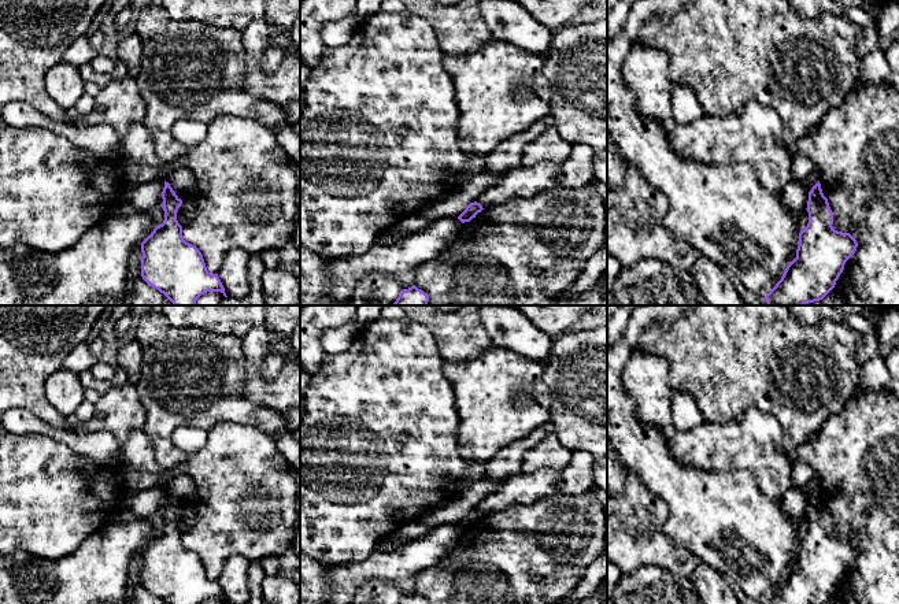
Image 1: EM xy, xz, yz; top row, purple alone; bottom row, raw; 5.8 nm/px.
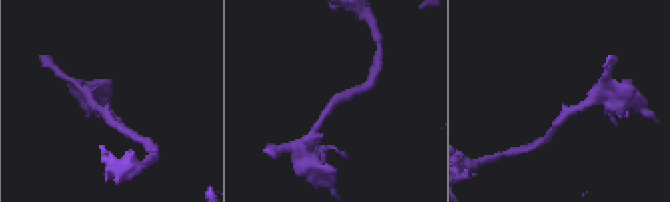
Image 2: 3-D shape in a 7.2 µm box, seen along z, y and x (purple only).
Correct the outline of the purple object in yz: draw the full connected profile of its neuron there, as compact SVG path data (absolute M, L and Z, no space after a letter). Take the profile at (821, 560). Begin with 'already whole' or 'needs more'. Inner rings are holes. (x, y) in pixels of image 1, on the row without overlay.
already whole; M820 488L809 499L809 530L799 540L796 564L765 604L825 604L836 592L858 549L833 536L833 519Z

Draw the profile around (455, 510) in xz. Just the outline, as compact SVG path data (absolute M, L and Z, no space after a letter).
M488 475L485 478L459 494L450 499L445 505L430 509L428 514L408 522L393 534L397 541L396 549L400 549L404 544L422 540L429 534L430 530L441 525L458 525L470 509L477 505L488 496L495 493L502 482L492 482Z

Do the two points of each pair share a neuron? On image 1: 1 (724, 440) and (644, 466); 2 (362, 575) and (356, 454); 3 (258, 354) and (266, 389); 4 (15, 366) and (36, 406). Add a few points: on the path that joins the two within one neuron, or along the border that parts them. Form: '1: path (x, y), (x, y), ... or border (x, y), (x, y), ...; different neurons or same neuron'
1: border (666, 434), (676, 459), (703, 469); different neurons
2: border (376, 549), (361, 562), (337, 563), (335, 566); different neurons
3: path (255, 362), (255, 378), (258, 381); same neuron
4: path (15, 375), (32, 396); same neuron

